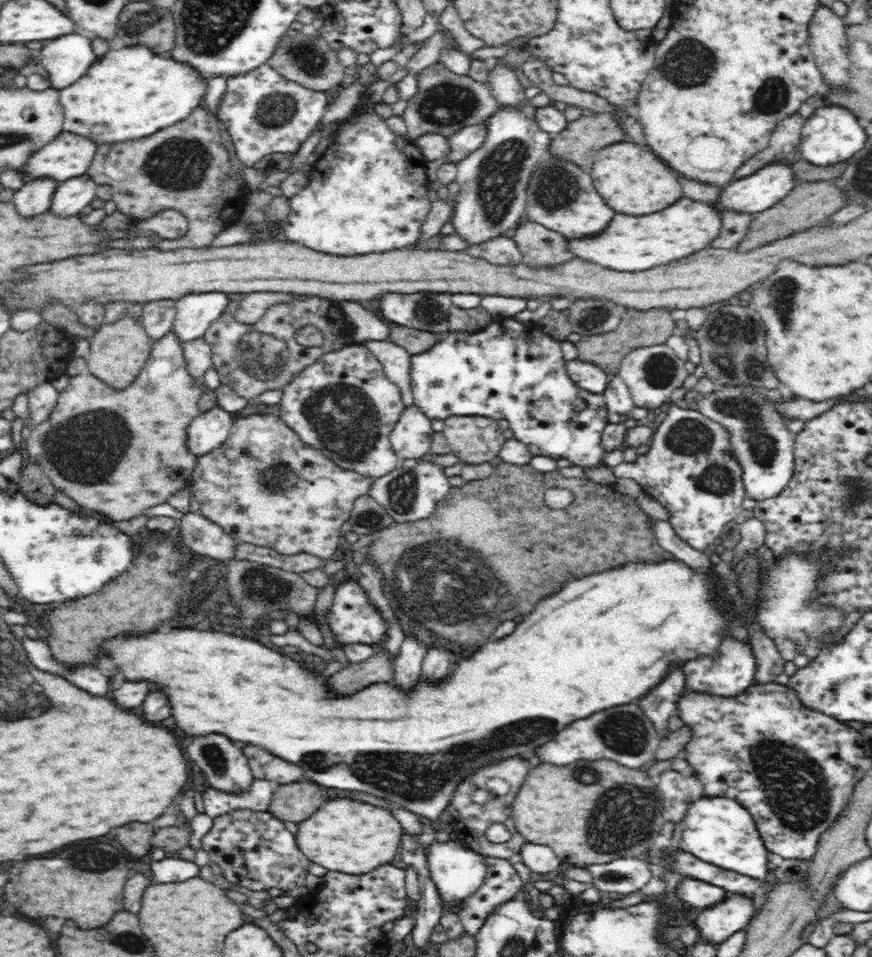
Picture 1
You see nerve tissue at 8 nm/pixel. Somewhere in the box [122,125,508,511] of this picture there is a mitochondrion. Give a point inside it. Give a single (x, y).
(344, 419)

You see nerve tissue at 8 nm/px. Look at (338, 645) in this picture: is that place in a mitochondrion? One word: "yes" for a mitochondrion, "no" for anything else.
no

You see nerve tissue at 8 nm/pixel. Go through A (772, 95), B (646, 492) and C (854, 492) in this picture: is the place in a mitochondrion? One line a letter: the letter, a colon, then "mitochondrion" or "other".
A: mitochondrion
B: other
C: mitochondrion

